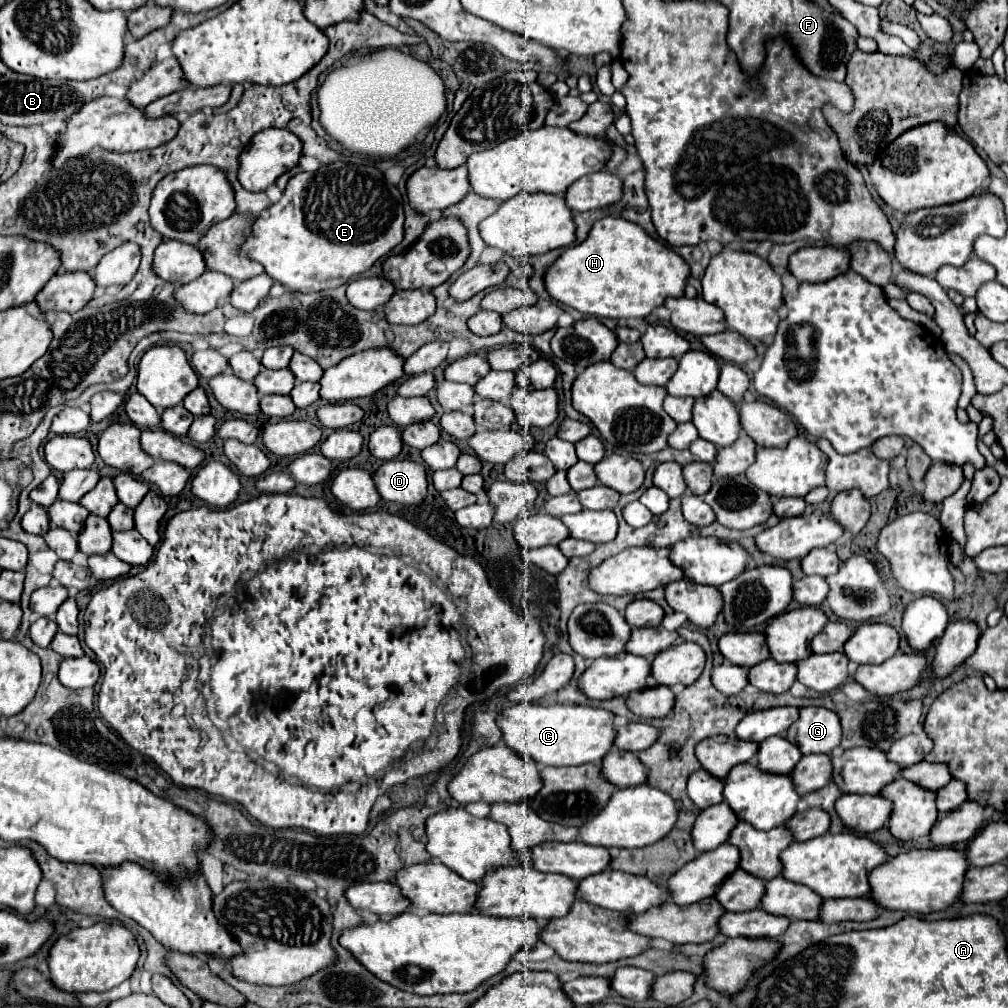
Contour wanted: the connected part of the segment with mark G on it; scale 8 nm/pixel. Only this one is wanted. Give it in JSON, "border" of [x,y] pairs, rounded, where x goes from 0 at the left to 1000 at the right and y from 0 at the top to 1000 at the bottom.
{"border":[[[794,702],[794,712],[782,722],[780,734],[790,738],[796,748],[823,748],[835,732],[835,718],[821,702]]]}

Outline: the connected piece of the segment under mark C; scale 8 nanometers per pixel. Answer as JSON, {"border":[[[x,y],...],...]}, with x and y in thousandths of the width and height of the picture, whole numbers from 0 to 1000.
{"border":[[[510,698],[508,702],[502,702],[492,716],[500,726],[500,736],[522,754],[532,754],[534,760],[591,758],[609,742],[611,732],[609,708],[587,700]]]}

